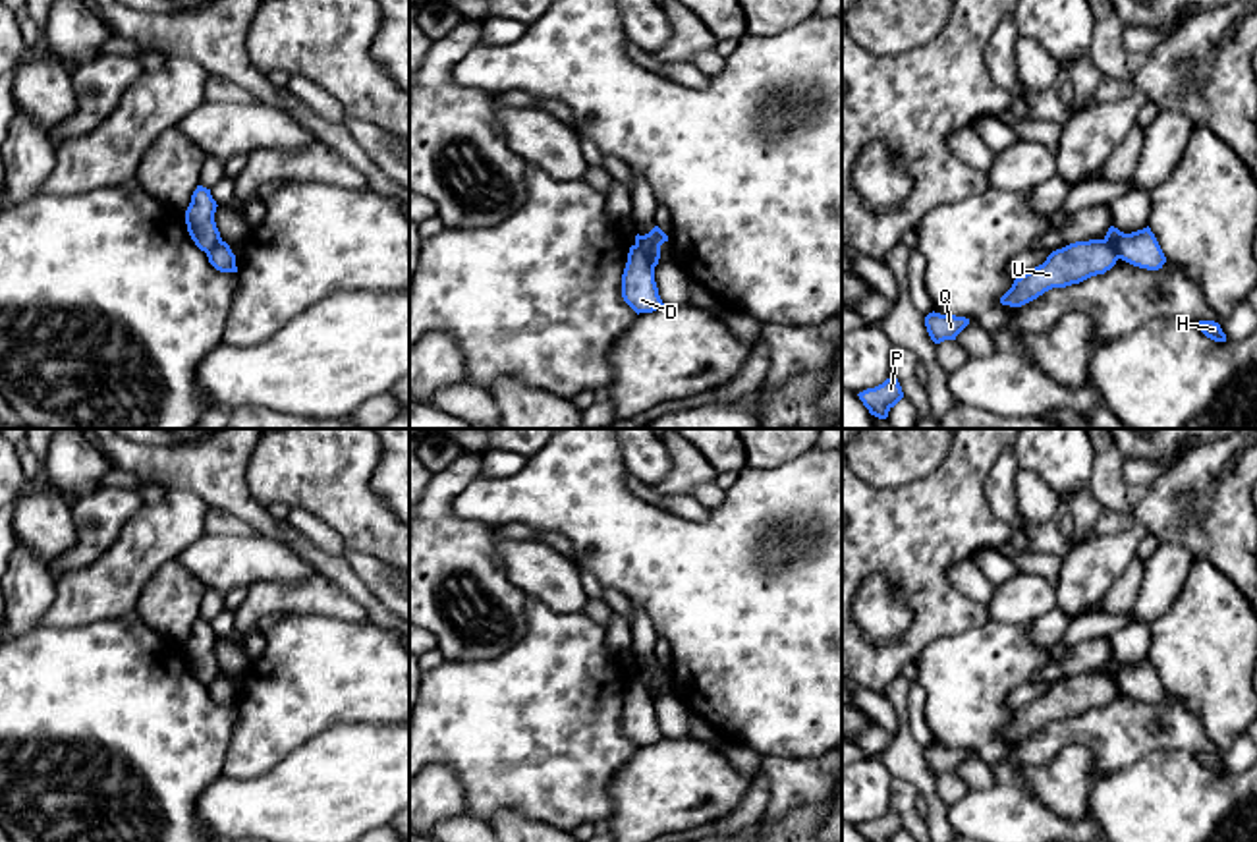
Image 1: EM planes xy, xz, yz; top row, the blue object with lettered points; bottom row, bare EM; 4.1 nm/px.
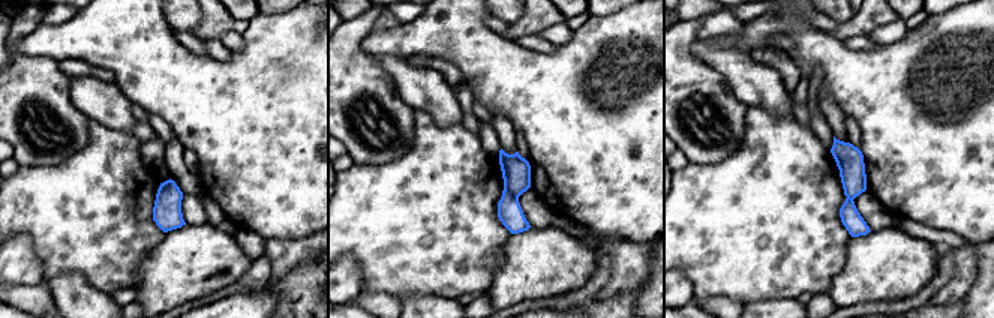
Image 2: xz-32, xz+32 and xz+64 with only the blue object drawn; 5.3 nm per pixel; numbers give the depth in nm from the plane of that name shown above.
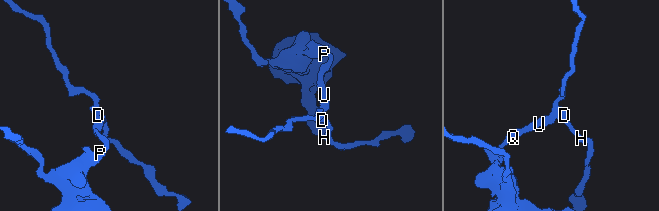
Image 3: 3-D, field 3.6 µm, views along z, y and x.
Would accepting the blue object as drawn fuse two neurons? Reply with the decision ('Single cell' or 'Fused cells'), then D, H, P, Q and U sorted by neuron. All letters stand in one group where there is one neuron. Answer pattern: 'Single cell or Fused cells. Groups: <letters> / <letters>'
Fused cells. Groups: D H / P Q U

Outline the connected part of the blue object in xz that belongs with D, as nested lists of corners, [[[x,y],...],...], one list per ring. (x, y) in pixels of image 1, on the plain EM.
[[[629,680],[622,707],[622,730],[637,747],[664,740],[655,715],[655,699],[643,682]]]

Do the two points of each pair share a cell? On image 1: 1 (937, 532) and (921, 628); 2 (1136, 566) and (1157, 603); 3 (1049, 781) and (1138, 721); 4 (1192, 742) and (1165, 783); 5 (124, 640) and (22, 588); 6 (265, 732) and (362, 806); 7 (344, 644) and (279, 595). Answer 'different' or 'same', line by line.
1: same
2: different
3: different
4: different
5: different
6: different
7: different

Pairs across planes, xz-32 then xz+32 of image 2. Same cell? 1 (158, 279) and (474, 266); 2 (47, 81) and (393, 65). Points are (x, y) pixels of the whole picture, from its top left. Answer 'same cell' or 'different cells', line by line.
1: different cells
2: different cells

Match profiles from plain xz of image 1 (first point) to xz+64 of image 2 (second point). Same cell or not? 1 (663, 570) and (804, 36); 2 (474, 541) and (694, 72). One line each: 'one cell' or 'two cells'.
1: one cell
2: one cell

